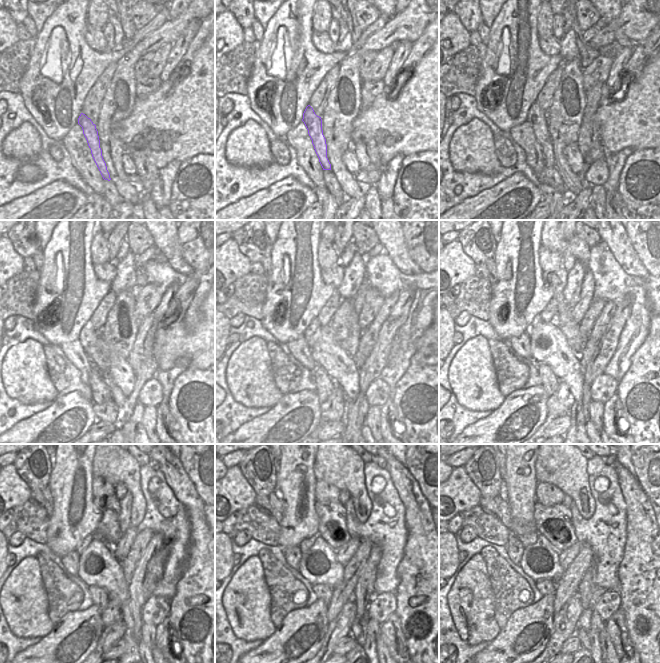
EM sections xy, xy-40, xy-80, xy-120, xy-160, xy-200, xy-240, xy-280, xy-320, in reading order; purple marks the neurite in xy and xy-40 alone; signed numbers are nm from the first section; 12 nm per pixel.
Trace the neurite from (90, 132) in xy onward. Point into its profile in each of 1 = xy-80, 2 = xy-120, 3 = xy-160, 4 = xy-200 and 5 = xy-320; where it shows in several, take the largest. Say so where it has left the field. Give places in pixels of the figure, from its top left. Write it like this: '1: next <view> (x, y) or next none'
1: next xy-80 (536, 117)
2: next xy-120 (87, 336)
3: next xy-160 (314, 325)
4: next xy-200 (537, 319)
5: next xy-320 (528, 536)

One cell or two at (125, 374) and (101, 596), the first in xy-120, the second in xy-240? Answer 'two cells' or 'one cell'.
two cells

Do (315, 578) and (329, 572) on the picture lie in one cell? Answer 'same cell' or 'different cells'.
same cell

